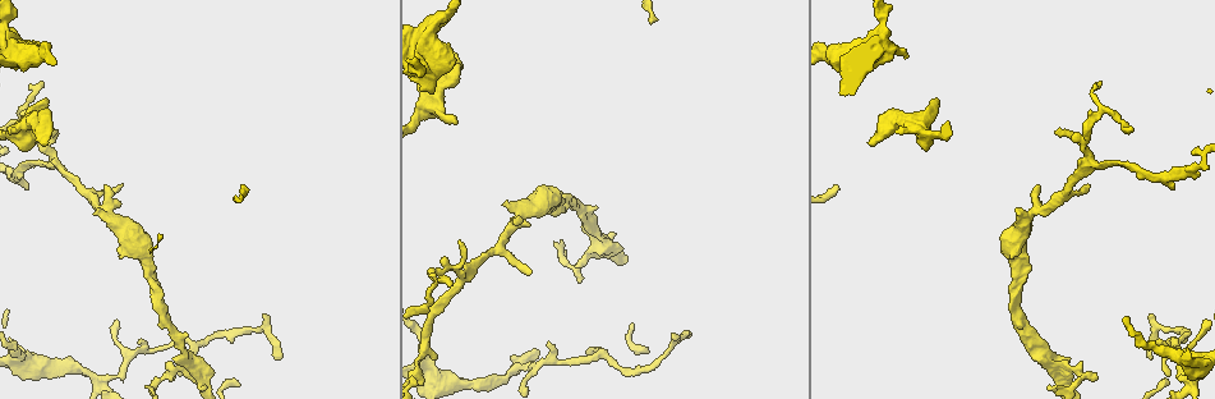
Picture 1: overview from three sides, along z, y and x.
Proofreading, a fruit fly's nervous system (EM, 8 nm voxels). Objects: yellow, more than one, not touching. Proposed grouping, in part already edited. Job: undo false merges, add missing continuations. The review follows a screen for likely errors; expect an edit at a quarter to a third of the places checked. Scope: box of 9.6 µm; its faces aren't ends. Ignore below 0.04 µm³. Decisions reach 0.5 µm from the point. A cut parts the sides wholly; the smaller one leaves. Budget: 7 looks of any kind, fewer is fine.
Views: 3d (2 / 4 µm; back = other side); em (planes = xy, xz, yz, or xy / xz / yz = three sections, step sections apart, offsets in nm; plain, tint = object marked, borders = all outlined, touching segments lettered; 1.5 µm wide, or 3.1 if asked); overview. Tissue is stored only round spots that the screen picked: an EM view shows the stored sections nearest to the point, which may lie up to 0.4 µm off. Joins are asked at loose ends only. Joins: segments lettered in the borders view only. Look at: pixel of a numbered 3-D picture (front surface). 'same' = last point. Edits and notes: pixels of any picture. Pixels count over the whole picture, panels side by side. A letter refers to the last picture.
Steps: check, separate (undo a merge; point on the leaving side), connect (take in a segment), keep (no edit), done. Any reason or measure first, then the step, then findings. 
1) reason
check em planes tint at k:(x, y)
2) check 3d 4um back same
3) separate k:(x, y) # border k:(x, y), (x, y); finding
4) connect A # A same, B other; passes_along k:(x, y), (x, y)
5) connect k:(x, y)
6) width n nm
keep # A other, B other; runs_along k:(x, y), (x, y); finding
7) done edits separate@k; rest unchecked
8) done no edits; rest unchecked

free end
check 3d 4um back at 1:(44, 141)

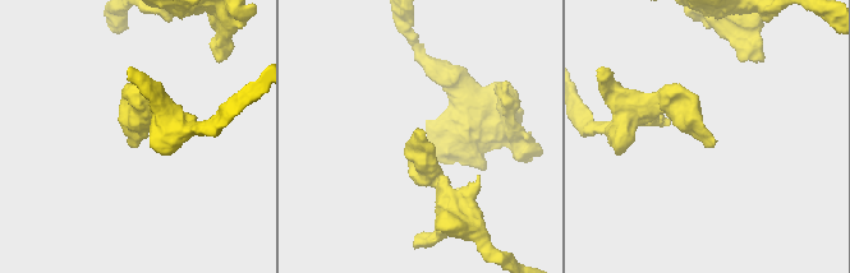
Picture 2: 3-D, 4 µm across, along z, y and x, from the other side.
shape alone is not enough
check em planes borders at 2:(715, 139)

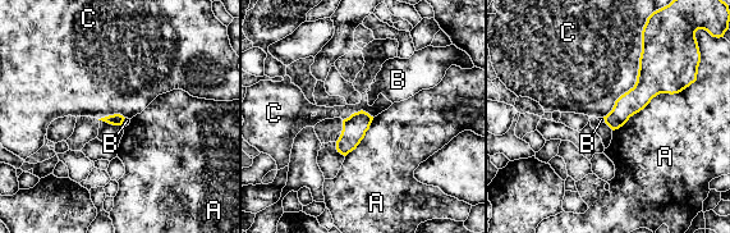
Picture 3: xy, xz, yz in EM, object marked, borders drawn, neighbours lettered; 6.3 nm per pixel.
keep # A other, B other, C other; border 3:(642, 32), (637, 81), (602, 117); no lettered segment goes on from it

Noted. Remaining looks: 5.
free end
check 3d 4um at 1:(906, 55)

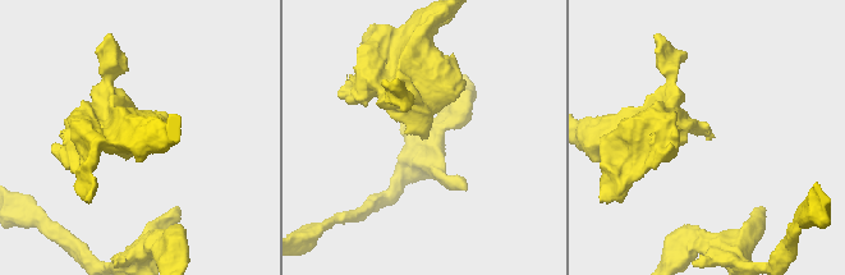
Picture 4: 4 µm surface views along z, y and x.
need the tissue
check em planes borders at 4:(710, 134)

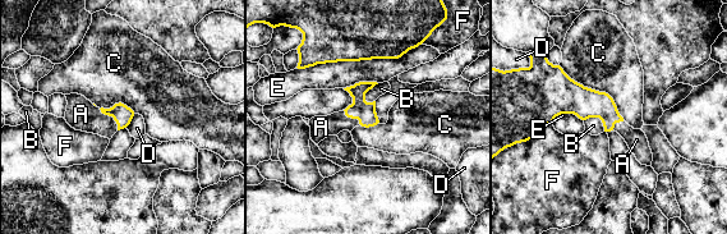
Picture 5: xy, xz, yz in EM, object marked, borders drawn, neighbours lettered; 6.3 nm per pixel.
connect A # A same, B other, C other, D other, E other, F other; passes_along 5:(122, 114), (111, 115), (81, 114); it goes on there

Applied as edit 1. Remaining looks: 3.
end of a long branch
check em planes borders at 1:(1152, 356)

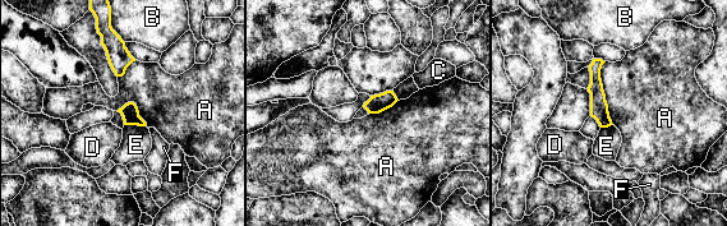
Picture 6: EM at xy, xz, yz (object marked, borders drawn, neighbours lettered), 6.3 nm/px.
keep # A other, B other, C other, D other, E other, F other; border 6:(604, 61), (601, 83), (613, 124); none of them fits

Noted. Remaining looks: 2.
done edits connect@5; rest unchecked

